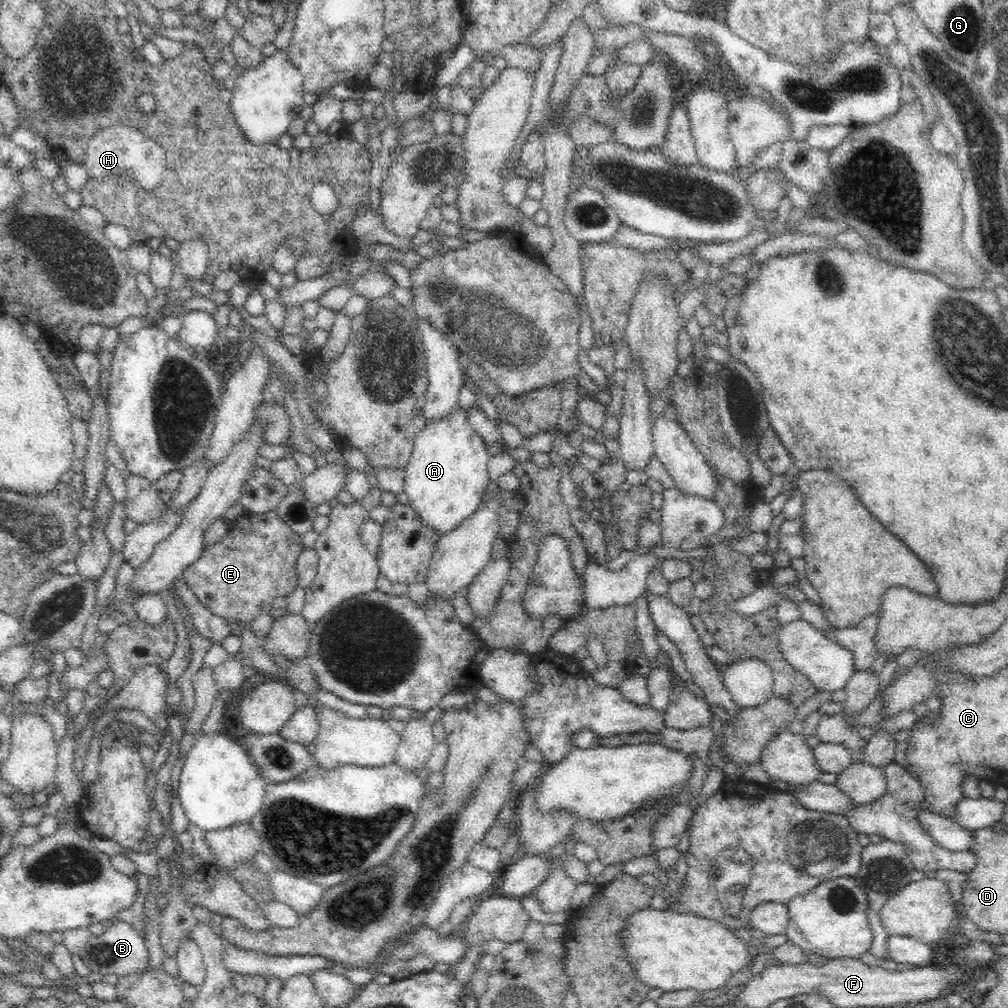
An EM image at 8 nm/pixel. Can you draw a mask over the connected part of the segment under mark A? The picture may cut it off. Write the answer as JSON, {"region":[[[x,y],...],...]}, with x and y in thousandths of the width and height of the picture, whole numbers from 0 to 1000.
{"region":[[[457,404],[447,411],[445,416],[423,421],[415,430],[410,440],[410,449],[407,458],[402,464],[402,479],[400,487],[403,488],[404,500],[411,505],[412,512],[420,519],[422,524],[429,526],[436,534],[448,530],[452,524],[462,520],[478,500],[485,479],[483,458],[485,455],[483,441],[466,424],[462,410]]]}

